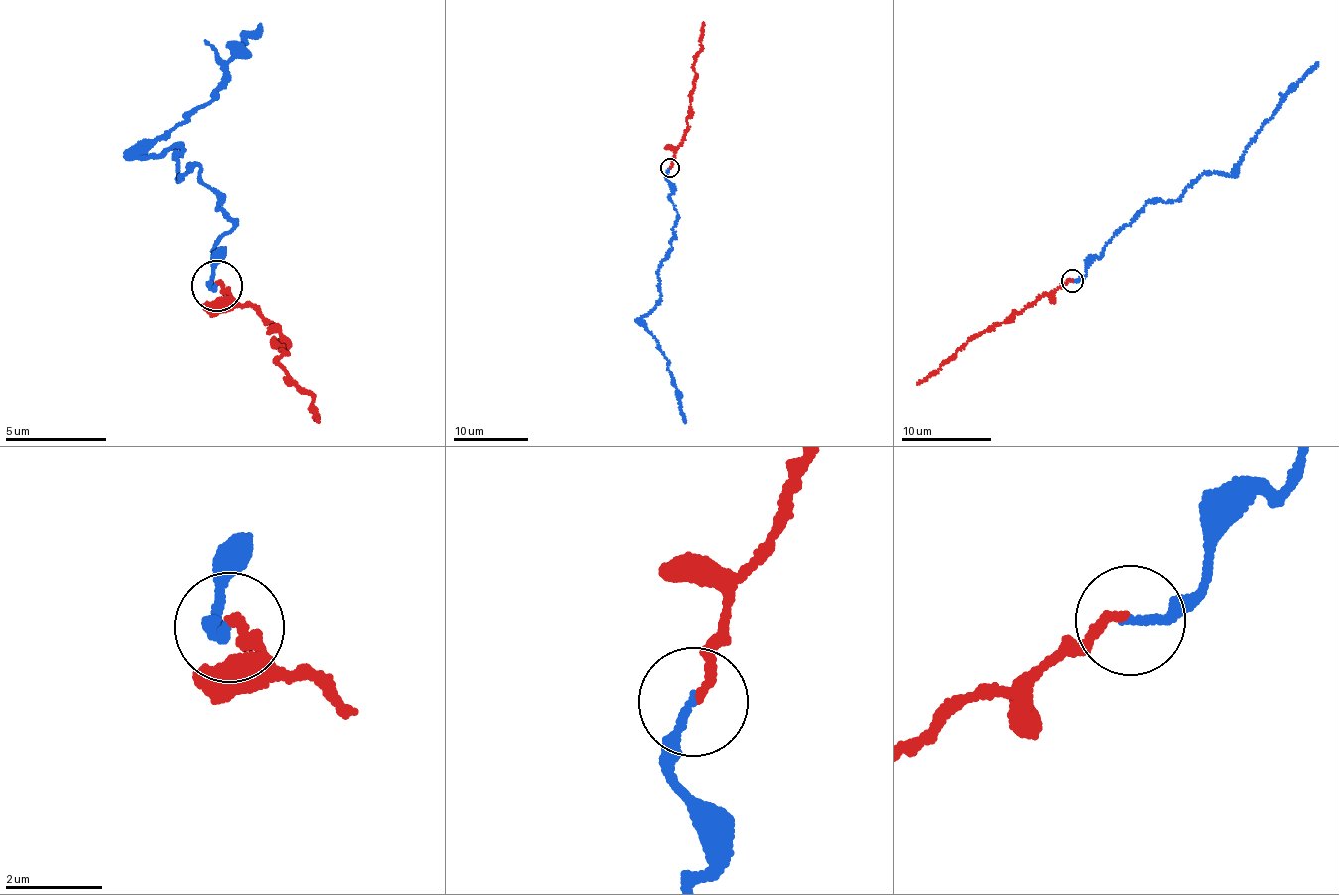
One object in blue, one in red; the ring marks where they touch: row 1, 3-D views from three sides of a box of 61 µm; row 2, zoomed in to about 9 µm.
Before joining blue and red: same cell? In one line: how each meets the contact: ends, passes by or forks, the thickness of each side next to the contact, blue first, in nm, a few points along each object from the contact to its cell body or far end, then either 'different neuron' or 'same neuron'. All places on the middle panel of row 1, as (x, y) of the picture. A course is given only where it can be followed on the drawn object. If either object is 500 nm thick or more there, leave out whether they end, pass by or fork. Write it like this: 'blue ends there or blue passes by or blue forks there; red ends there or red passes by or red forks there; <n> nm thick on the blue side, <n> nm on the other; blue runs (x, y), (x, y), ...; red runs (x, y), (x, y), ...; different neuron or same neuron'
blue ends there; red ends there; 170 nm thick on the blue side, 170 nm on the other; blue runs (670, 168), (666, 180), (679, 215), (670, 252), (660, 266), (659, 298), (641, 320), (667, 360), (685, 423); red runs (670, 168), (691, 112), (689, 97), (695, 74), (693, 66), (700, 50), (703, 22); different neuron

